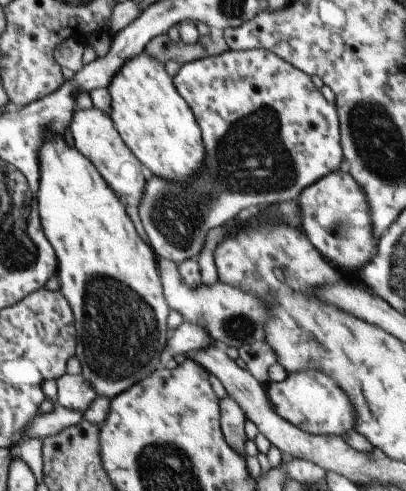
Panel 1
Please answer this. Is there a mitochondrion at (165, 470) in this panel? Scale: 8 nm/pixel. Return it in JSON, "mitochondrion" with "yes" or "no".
{"mitochondrion":"yes"}

